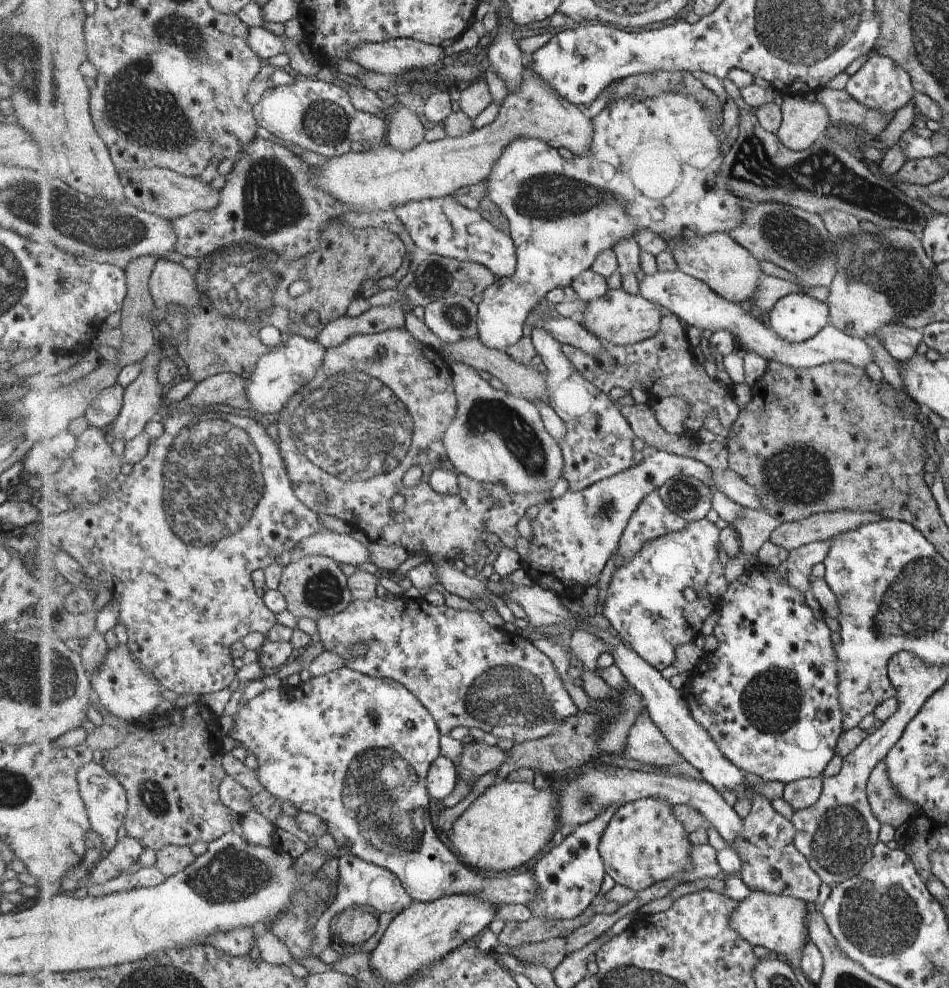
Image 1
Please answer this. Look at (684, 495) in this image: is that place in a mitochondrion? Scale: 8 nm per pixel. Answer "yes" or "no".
yes

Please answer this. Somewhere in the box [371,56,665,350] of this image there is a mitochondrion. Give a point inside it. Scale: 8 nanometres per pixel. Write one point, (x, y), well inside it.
(551, 197)

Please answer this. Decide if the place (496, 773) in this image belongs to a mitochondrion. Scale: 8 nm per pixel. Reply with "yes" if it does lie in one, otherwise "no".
no

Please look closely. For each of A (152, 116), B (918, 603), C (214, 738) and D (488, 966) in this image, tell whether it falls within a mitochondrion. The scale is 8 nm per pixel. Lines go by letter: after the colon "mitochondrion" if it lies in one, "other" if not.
A: mitochondrion
B: mitochondrion
C: other
D: other

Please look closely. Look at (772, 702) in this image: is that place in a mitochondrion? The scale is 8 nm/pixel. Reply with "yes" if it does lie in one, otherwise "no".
yes

